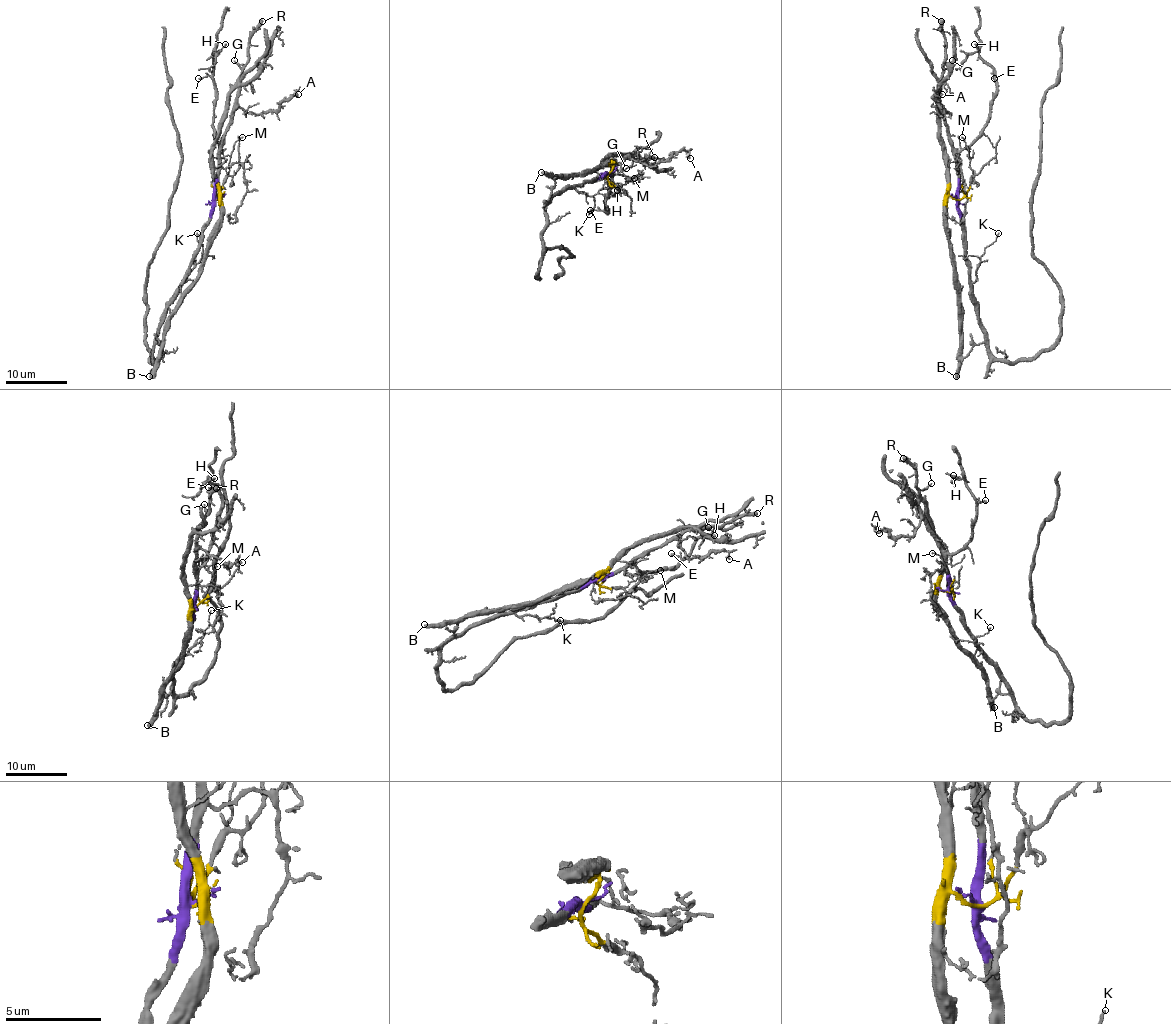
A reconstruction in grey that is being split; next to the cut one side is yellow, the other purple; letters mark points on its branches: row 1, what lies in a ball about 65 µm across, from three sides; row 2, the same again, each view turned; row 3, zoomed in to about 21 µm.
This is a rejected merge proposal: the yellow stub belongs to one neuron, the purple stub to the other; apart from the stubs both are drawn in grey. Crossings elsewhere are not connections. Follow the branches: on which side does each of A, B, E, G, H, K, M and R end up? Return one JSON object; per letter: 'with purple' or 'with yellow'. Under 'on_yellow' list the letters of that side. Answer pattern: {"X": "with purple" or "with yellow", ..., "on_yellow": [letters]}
{"A": "with purple", "B": "with yellow", "E": "with purple", "G": "with yellow", "H": "with purple", "K": "with purple", "M": "with yellow", "R": "with yellow", "on_yellow": ["B", "G", "M", "R"]}

